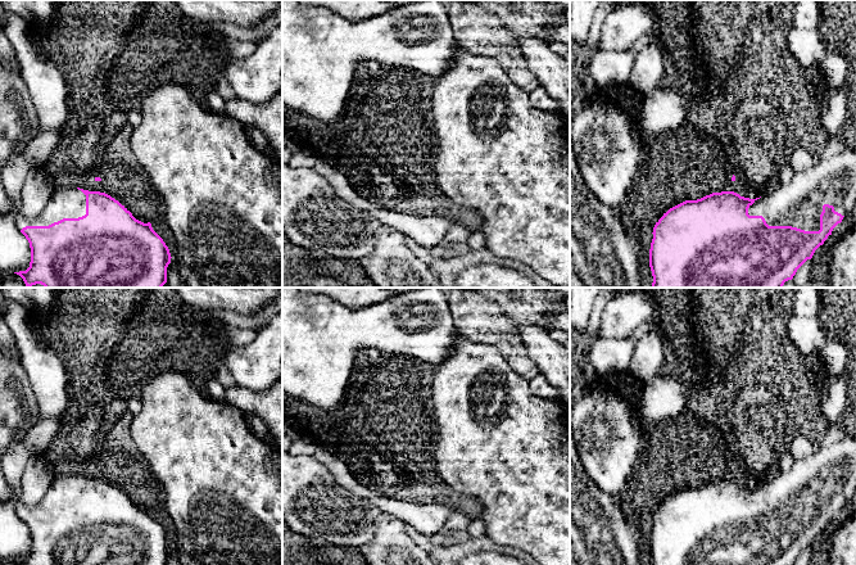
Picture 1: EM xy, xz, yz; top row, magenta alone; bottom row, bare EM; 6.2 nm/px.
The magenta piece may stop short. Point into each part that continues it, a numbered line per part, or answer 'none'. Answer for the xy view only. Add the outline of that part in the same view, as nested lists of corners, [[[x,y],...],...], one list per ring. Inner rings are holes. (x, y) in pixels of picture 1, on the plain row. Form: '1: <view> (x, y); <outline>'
1: xy (69, 489); [[[14,446],[1,457],[1,467],[8,487],[17,496],[17,515],[49,514],[63,506],[78,506],[86,502],[86,483],[76,475],[54,478],[44,498],[35,506],[22,502],[21,478],[31,453],[27,448]]]

